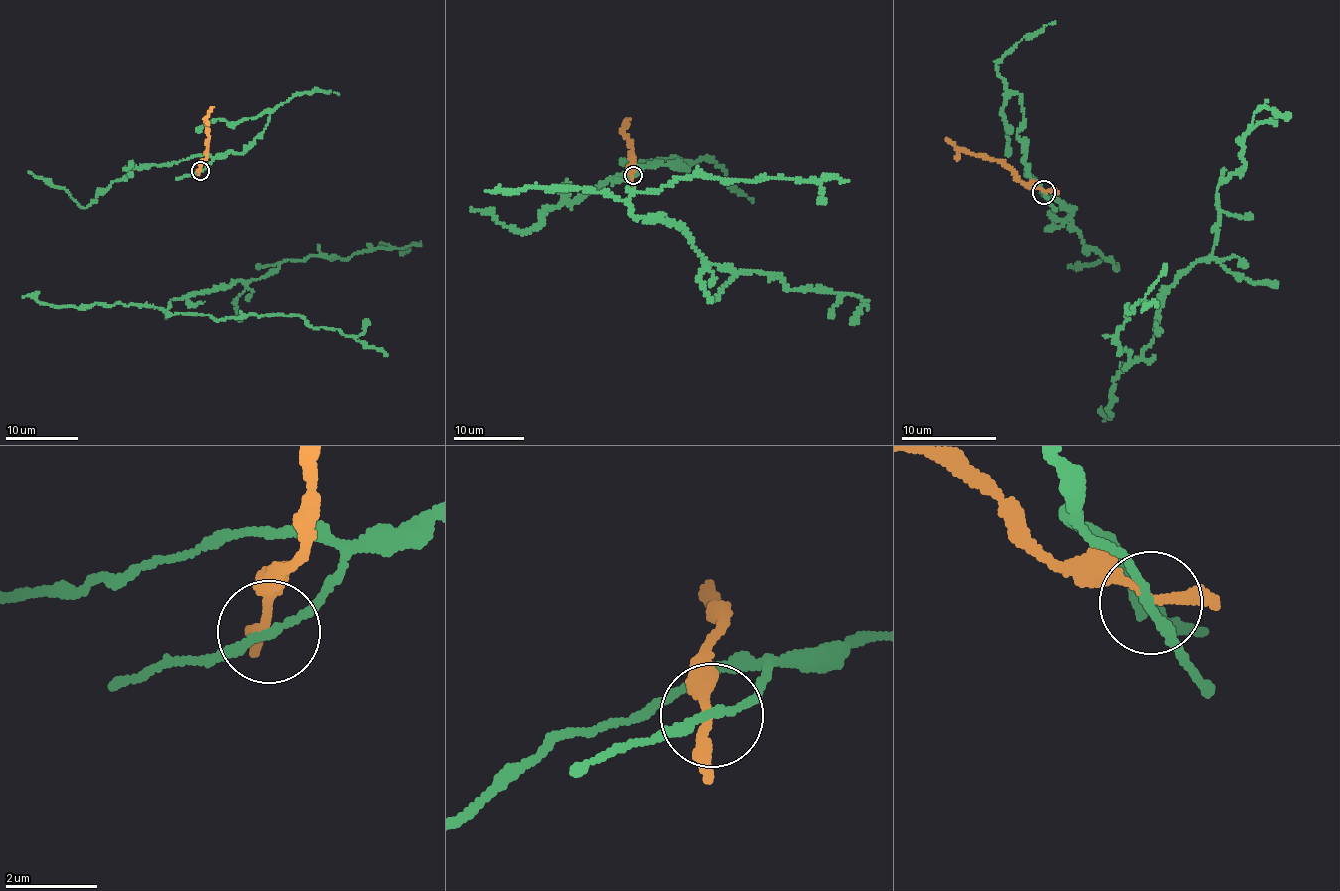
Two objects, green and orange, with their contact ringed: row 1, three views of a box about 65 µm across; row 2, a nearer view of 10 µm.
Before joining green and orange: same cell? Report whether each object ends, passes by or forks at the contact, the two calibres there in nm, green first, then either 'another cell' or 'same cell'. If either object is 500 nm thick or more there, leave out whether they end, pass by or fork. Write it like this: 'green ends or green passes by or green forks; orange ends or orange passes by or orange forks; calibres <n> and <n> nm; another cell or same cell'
green passes by; orange passes by; calibres 180 and 200 nm; another cell

